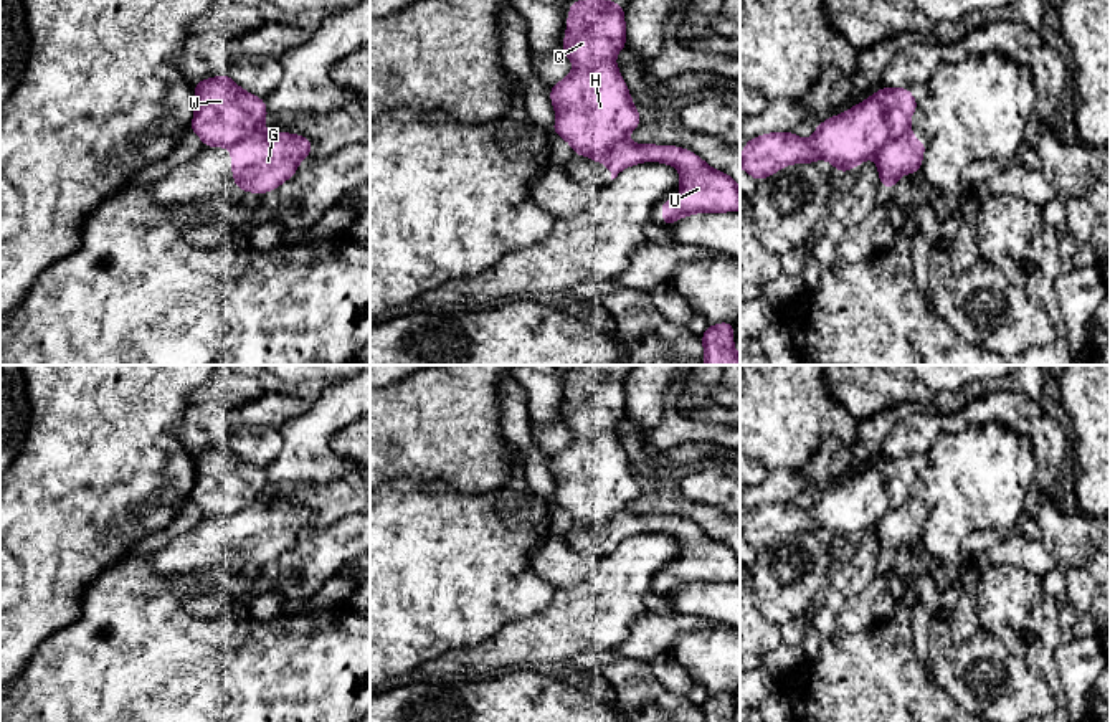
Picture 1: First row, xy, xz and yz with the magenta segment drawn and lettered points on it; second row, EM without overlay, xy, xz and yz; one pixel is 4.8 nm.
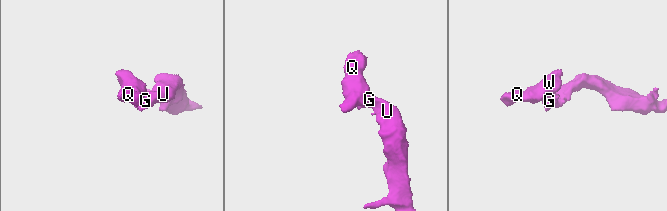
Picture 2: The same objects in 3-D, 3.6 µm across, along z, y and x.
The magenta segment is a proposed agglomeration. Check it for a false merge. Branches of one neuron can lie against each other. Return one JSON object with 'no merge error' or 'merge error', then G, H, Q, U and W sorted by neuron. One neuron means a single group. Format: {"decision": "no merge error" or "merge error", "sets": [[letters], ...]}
{"decision": "merge error", "sets": [["G", "U"], ["H", "Q", "W"]]}

